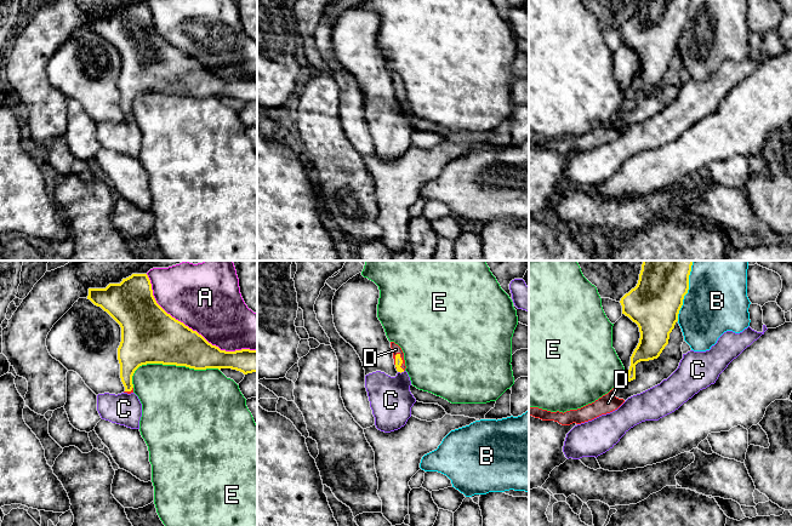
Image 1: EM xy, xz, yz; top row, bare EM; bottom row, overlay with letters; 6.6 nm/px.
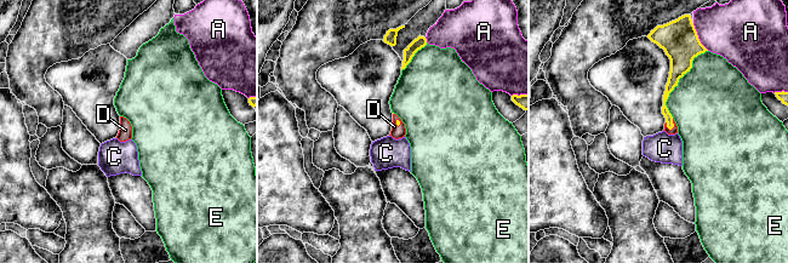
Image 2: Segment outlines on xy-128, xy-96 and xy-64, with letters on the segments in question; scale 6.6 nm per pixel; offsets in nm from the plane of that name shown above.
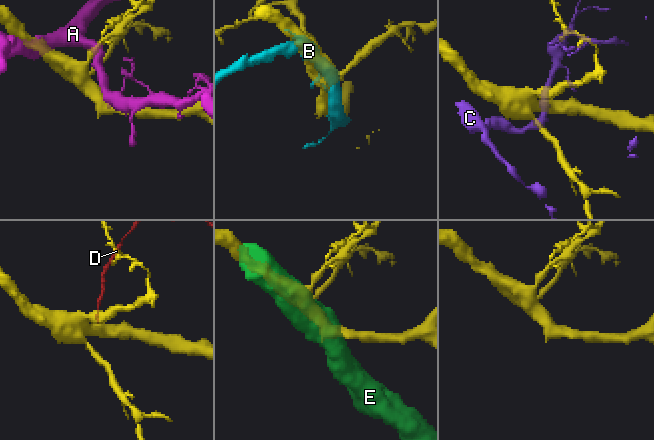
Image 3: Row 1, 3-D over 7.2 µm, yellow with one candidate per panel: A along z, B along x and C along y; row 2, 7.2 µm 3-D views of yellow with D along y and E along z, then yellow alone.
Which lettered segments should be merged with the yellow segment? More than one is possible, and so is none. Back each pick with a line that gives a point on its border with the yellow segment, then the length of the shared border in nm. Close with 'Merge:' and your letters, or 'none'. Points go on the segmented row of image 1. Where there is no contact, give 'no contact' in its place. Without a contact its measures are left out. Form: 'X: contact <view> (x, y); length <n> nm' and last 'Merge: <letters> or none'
D: contact xz (402, 361); length 130 nm
Merge: D

